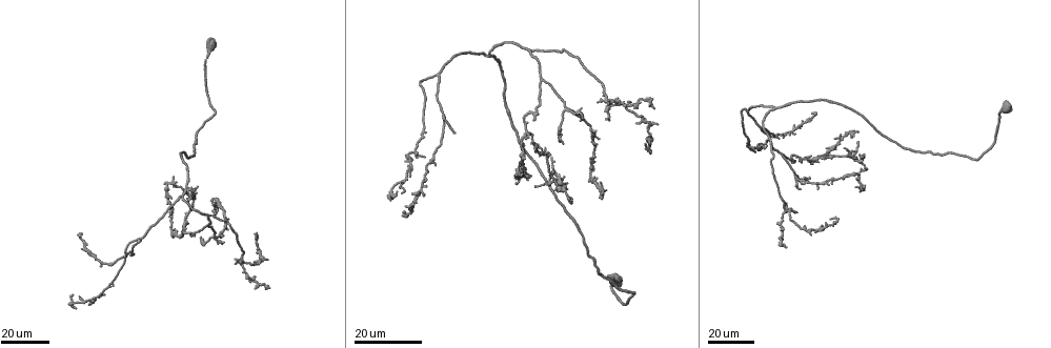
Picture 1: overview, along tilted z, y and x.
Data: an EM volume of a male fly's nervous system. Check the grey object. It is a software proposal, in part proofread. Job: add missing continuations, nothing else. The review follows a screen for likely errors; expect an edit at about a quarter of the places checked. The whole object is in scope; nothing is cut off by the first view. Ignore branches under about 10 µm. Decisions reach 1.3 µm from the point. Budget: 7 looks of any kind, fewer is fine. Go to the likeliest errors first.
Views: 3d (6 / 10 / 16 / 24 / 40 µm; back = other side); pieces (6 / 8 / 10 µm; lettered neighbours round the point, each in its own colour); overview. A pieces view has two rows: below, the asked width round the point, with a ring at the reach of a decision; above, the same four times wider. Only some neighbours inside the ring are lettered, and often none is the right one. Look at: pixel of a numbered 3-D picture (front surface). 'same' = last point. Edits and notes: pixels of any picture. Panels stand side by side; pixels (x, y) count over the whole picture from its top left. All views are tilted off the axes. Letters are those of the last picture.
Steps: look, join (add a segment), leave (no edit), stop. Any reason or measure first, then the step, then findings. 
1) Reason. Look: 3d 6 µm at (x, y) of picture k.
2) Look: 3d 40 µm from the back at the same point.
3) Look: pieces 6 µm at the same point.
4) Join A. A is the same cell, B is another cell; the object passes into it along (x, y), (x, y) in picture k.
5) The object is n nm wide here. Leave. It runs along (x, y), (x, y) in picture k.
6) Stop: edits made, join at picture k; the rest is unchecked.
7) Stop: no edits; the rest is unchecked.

Look: 3d 40 µm at (453, 133) of picture 1.

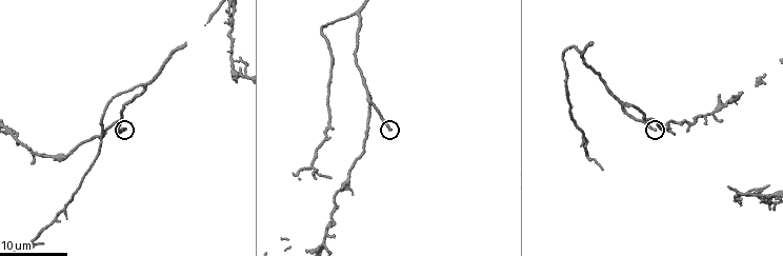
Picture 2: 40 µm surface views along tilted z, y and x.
Look: pieces 10 µm at (655, 129) of picture 2.

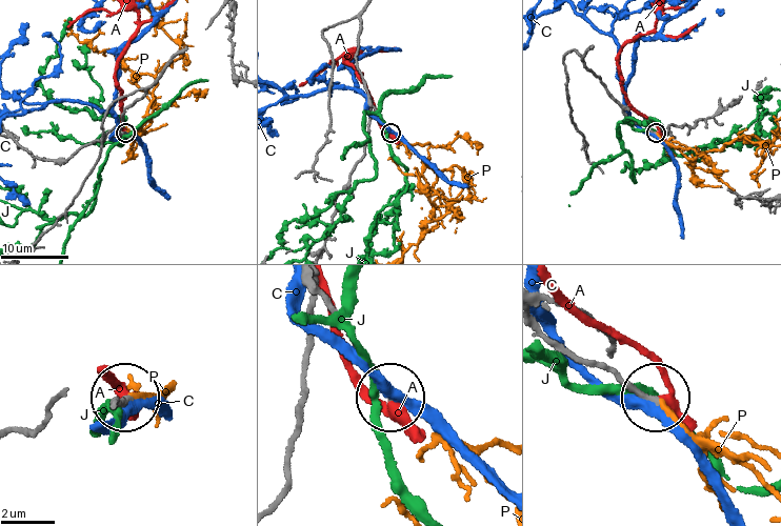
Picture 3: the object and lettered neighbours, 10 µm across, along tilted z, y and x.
Join P. P is the same cell, A, C and J are other cells; the object passes into it along (575, 355), (658, 401), (771, 489) in picture 3; the neuron continues.

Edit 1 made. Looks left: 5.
An open end. Look: 3d 16 µm at (686, 131) of picture 2.

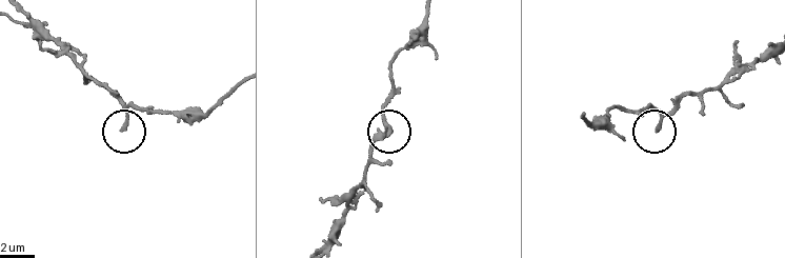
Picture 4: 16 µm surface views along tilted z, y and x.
Look: pieces 6 µm at (389, 131) of picture 4.

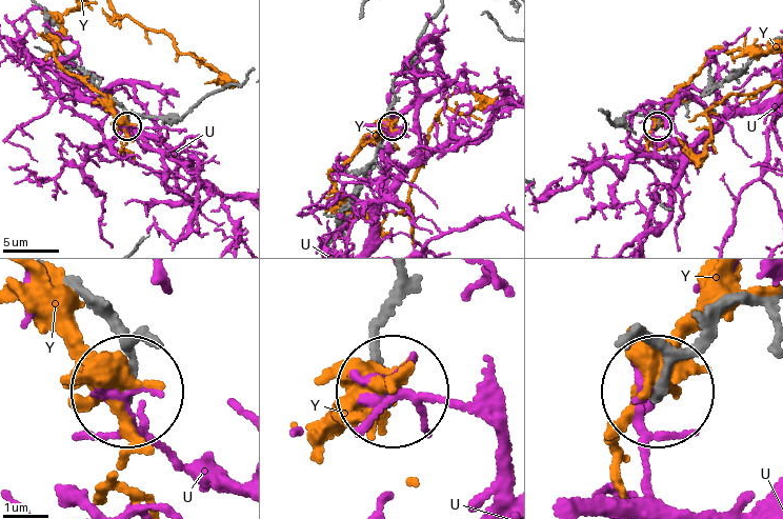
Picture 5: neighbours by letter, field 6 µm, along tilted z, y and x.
Leave. U and Y are other cells; it runs along (147, 342), (131, 353), (132, 388) in picture 5; none of them fits.

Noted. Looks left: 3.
Tapers out. Look: 3d 40 µm at (798, 190) of picture 1.

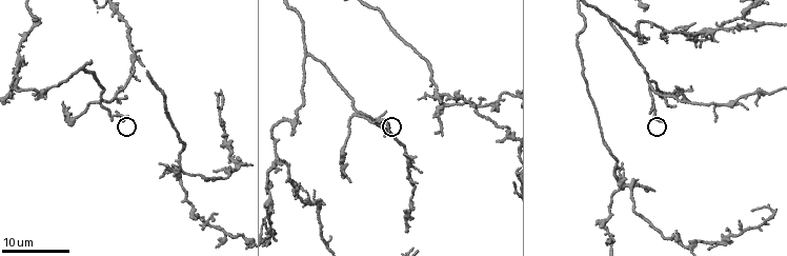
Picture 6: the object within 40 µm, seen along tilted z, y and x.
Look: pieces 6 µm at (662, 123) of picture 6.

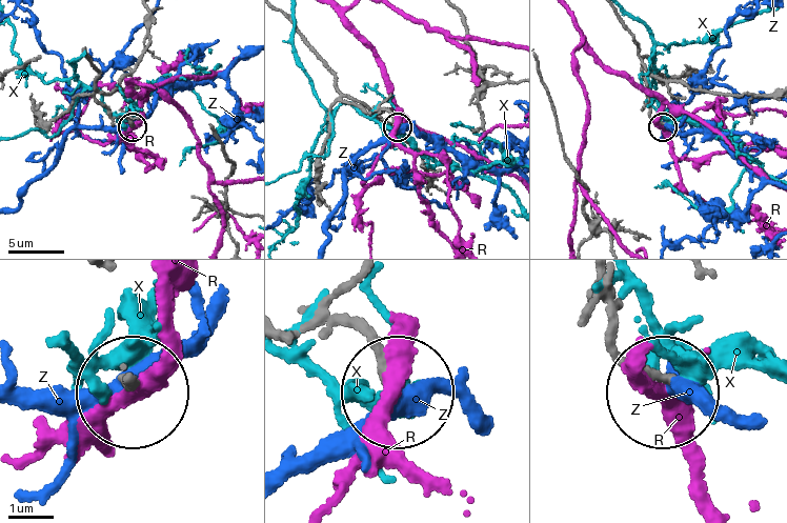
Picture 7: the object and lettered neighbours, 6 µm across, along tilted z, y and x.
The object is 200 nm wide here. Leave. R, X and Z are other cells; it runs along (282, 13), (334, 73), (341, 100), (385, 111), (395, 125) in picture 7; none of them fits.

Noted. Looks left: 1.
Stop: edits made, join at picture 3; the rest is unchecked.

